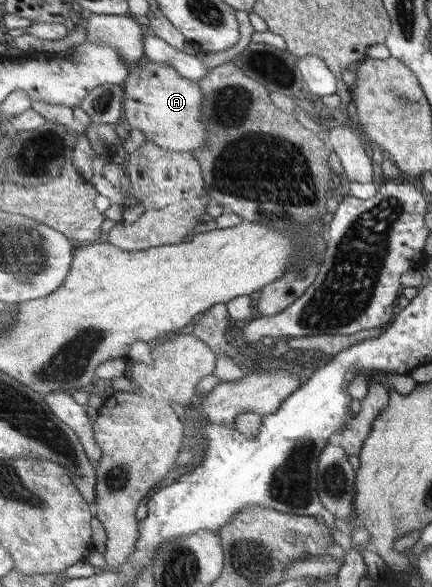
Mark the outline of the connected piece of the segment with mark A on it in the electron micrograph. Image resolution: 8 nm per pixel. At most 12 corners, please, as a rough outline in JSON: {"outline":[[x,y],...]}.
{"outline":[[147,63],[123,85],[125,118],[151,144],[190,153],[204,141],[202,89]]}

